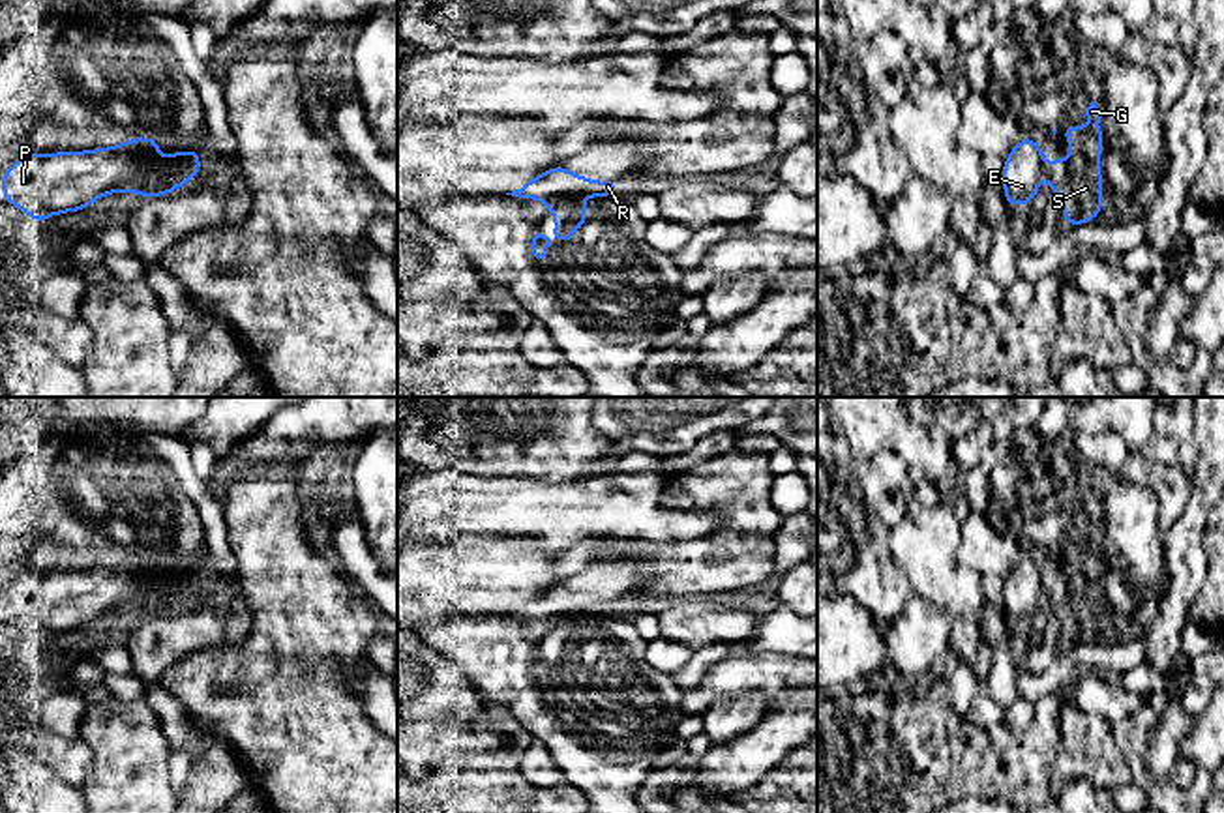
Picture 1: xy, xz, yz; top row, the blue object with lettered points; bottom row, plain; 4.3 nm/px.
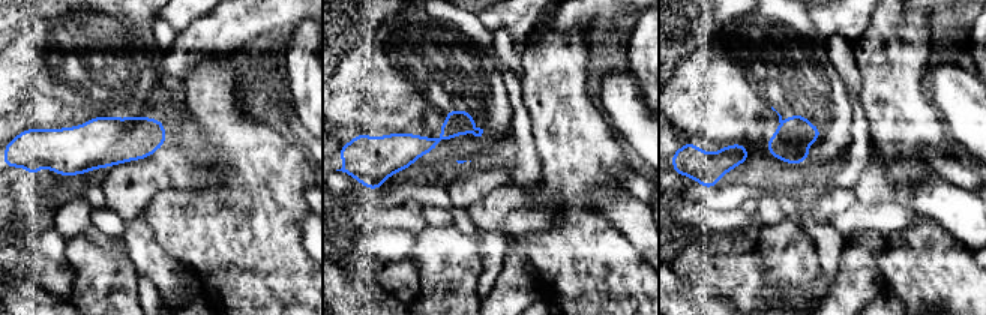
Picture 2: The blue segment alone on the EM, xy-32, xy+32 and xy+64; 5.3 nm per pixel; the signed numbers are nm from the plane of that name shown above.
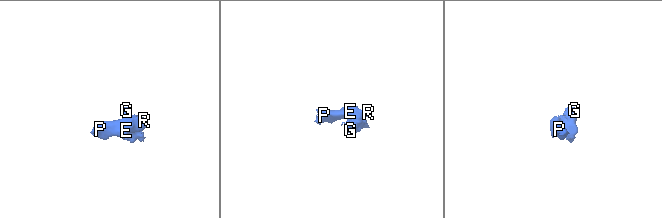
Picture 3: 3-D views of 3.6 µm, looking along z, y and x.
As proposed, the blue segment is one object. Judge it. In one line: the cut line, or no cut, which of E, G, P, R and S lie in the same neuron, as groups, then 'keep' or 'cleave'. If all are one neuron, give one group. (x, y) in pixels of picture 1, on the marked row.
cut xy (117, 145), (150, 156); groups E P R / G S; cleave

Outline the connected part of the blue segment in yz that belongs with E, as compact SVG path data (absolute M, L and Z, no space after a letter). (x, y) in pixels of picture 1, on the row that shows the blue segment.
M1023 137L1005 161L1005 200L1008 204L1027 206L1038 191L1038 180L1044 172L1037 144L1033 139Z

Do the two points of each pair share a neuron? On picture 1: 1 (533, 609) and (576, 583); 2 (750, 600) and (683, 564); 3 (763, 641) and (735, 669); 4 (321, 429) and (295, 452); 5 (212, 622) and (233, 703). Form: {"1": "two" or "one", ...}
{"1": "one", "2": "two", "3": "two", "4": "one", "5": "two"}

